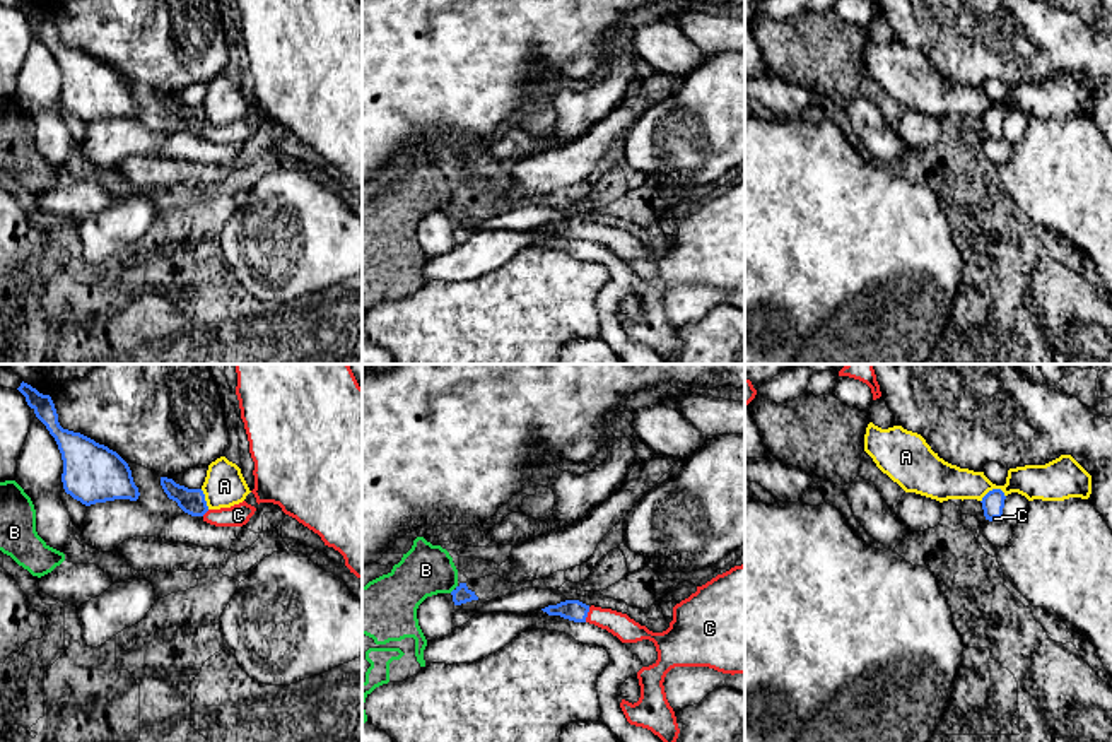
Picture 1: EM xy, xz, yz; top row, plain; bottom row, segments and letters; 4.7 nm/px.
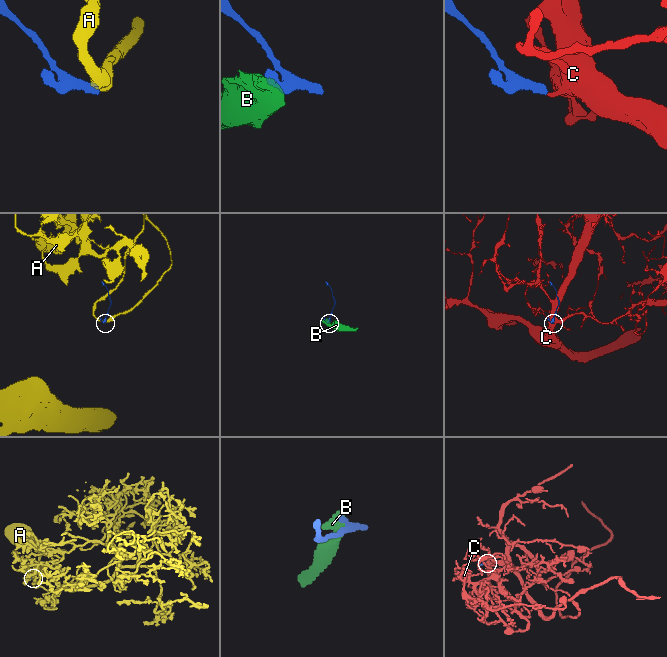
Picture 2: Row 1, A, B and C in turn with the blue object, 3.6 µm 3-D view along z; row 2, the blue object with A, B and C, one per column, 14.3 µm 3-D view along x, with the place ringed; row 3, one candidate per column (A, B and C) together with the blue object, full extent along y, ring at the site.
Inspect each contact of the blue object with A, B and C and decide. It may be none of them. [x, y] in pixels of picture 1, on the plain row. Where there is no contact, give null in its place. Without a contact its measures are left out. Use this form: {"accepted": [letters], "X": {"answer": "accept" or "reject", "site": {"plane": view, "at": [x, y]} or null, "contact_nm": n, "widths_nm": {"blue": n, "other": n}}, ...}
{"accepted": ["C"], "A": {"answer": "reject", "site": {"plane": "yz", "at": [993, 106]}, "contact_nm": 130, "widths_nm": {"blue": 110, "other": 190}}, "B": {"answer": "reject", "site": {"plane": "xz", "at": [453, 207]}, "contact_nm": 50, "widths_nm": {"blue": 80, "other": 240}}, "C": {"answer": "accept", "site": {"plane": "xz", "at": [586, 231]}, "contact_nm": 80, "widths_nm": {"blue": 100, "other": 110}}}

